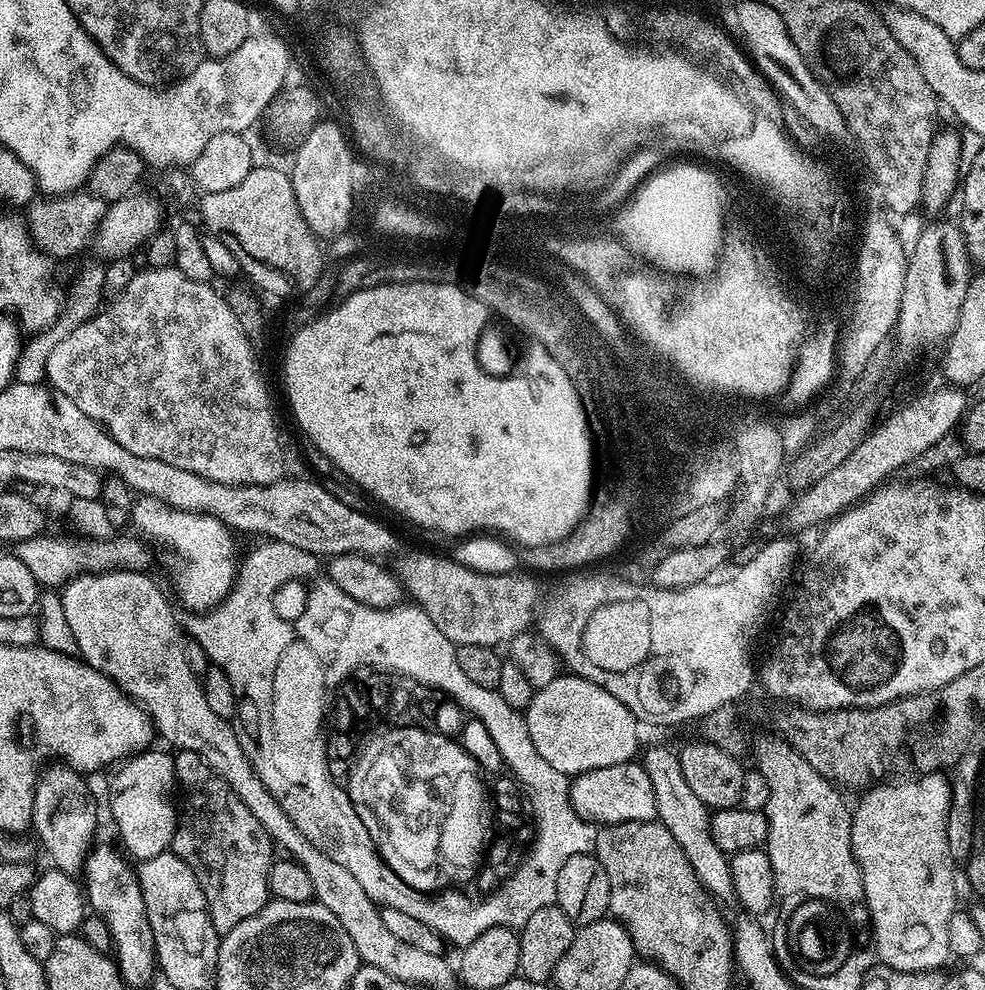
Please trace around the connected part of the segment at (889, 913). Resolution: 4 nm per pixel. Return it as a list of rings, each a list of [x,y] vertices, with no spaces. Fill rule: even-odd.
[[[925,773],[898,784],[876,784],[867,789],[852,812],[851,848],[859,864],[864,906],[872,922],[877,960],[899,972],[937,971],[951,957],[947,927],[956,911],[954,847],[948,830],[952,790],[943,773]]]

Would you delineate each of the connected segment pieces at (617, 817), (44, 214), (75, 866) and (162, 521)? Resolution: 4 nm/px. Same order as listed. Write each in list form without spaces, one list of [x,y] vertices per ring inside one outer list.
[[[640,762],[602,766],[598,770],[584,772],[571,781],[568,797],[577,814],[597,826],[656,819],[654,786],[650,786],[650,778]]]
[[[77,190],[66,196],[37,198],[26,208],[26,231],[33,244],[57,261],[74,256],[93,243],[96,228],[102,222],[106,201],[90,191]]]
[[[63,762],[49,763],[36,781],[32,828],[40,839],[45,854],[52,859],[51,867],[57,868],[59,872],[79,873],[94,847],[98,832],[95,802],[92,800],[87,779]]]
[[[141,495],[135,497],[130,520],[133,525],[136,523],[135,531],[145,541],[164,544],[176,596],[186,607],[193,608],[193,613],[207,612],[228,596],[238,573],[237,537],[223,521],[206,512],[187,512],[172,508],[153,496]]]

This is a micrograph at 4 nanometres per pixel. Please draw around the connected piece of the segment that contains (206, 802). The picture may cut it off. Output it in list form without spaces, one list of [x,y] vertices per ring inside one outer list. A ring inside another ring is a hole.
[[[177,751],[174,759],[177,781],[189,784],[189,788],[184,792],[171,851],[194,870],[194,878],[198,878],[208,903],[210,922],[214,922],[216,932],[223,934],[267,906],[274,845],[242,798],[198,754]]]

